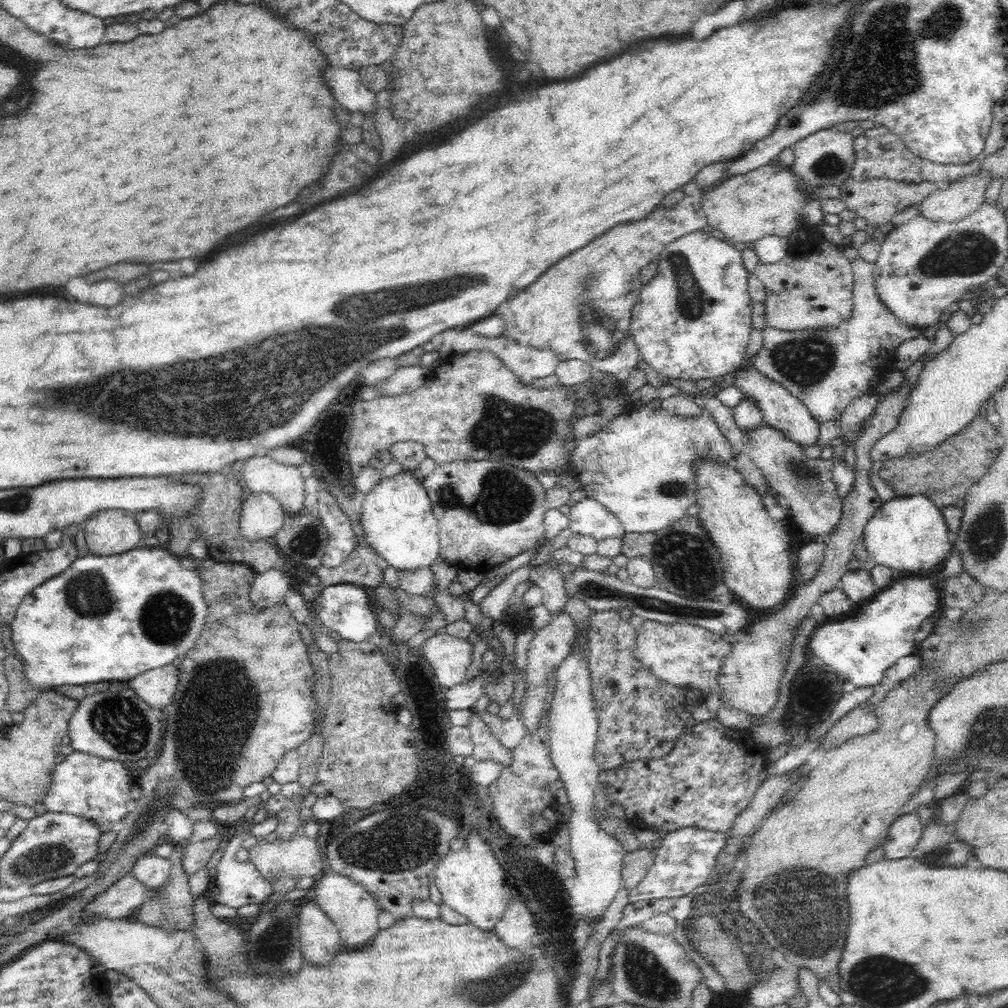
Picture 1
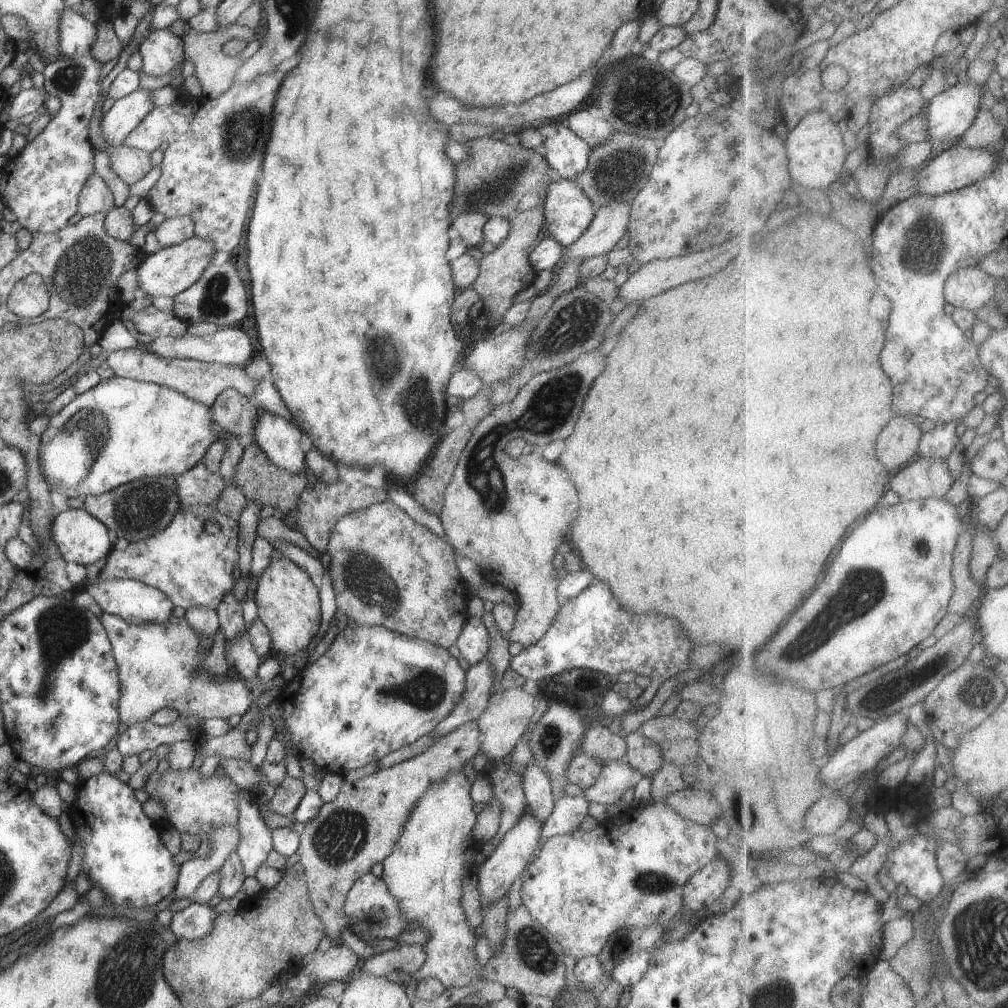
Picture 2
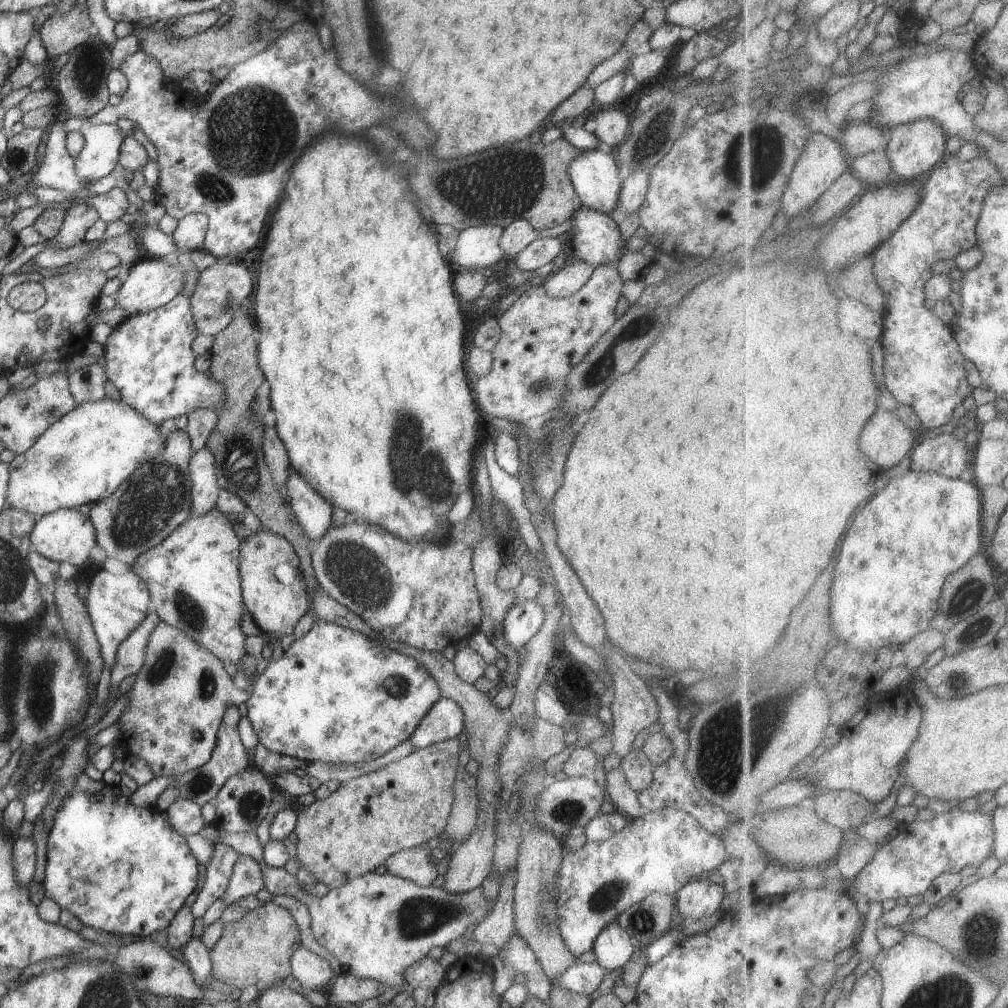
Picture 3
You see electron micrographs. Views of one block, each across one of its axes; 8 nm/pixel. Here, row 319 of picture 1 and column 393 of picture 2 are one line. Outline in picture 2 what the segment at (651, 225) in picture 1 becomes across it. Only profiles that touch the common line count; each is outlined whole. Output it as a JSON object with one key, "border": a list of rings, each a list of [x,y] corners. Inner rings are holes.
{"border":[[[387,498],[338,520],[332,528],[325,557],[336,592],[336,606],[354,625],[384,627],[449,649],[469,616],[466,604],[472,595],[458,570],[456,554],[444,538],[436,536]]]}

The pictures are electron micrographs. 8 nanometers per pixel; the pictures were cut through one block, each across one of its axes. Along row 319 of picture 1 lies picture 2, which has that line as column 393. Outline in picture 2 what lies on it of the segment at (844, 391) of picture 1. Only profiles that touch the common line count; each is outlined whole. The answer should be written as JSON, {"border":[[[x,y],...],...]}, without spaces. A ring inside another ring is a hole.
{"border":[[[464,767],[456,772],[450,772],[446,778],[430,784],[424,796],[414,804],[402,834],[394,846],[394,850],[382,860],[383,872],[381,879],[386,883],[388,892],[392,893],[400,914],[408,922],[420,923],[420,930],[428,934],[423,945],[426,958],[421,967],[411,974],[412,980],[422,980],[426,976],[434,976],[446,988],[461,988],[471,983],[485,982],[484,968],[478,966],[476,952],[476,932],[470,928],[461,905],[462,883],[478,867],[477,857],[480,855],[483,843],[472,836],[472,828],[478,820],[474,811],[474,800],[470,797],[471,782],[464,772]]]}

